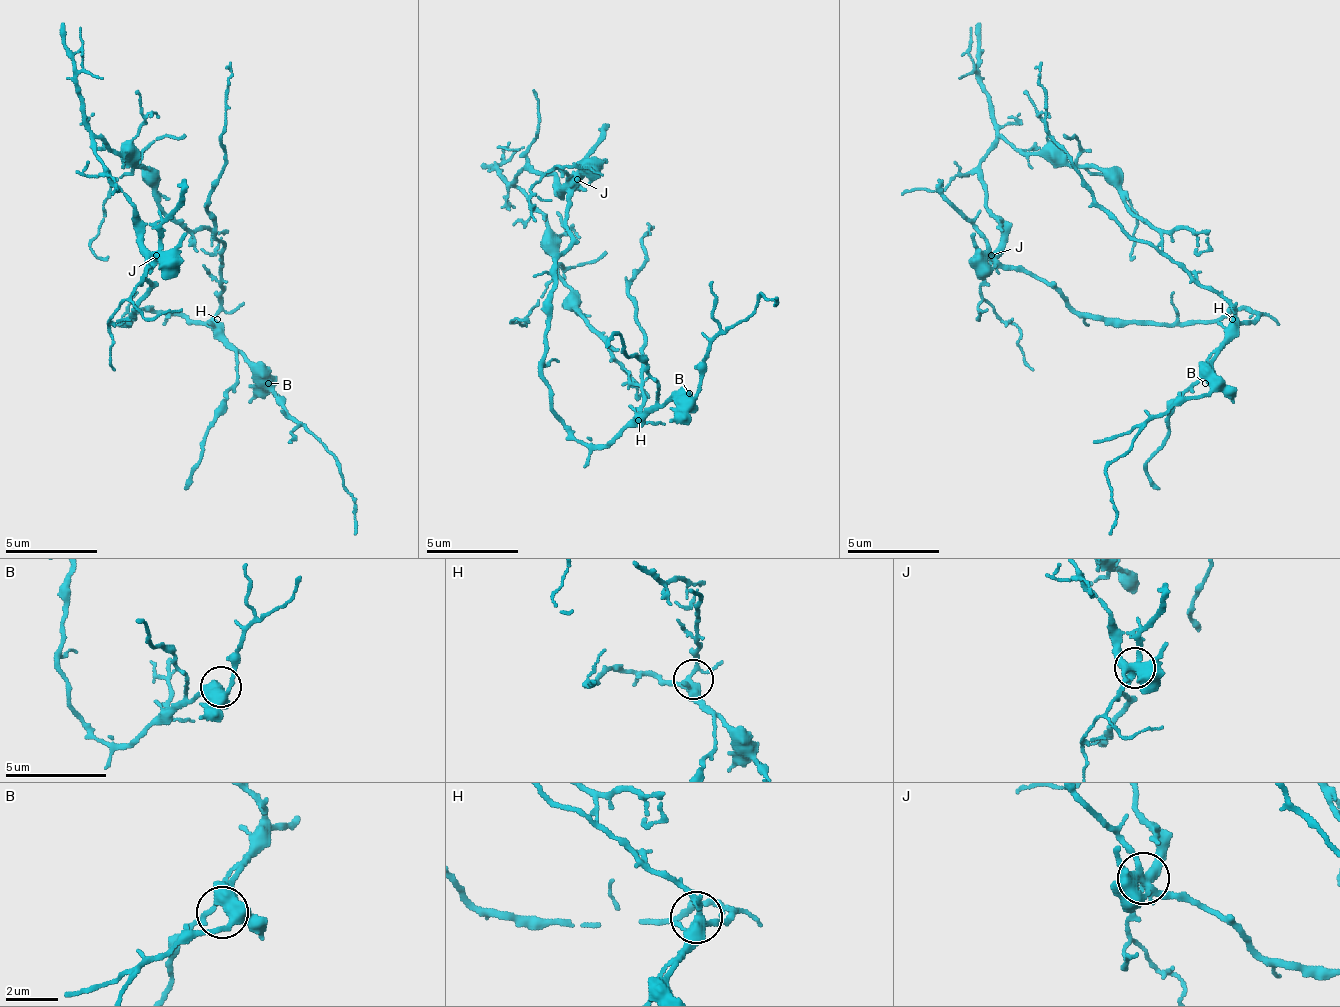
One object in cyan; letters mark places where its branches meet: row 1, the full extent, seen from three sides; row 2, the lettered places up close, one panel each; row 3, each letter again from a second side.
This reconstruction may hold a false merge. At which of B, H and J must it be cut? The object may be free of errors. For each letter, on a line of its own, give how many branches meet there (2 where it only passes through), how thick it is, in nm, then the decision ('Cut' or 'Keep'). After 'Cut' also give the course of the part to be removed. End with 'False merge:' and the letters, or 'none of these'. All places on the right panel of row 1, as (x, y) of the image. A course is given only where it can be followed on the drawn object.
B: Branches: 4. Thickness 500 nm. Keep
H: Branches: 4. Thickness 400 nm. Keep
J: Branches: 5. Thickness 460 nm. Cut. Course of the part to remove: (992, 254), (1085, 314), (1255, 314), (1242, 323), (1094, 199), (1043, 121), (1043, 61)
False merge: J

